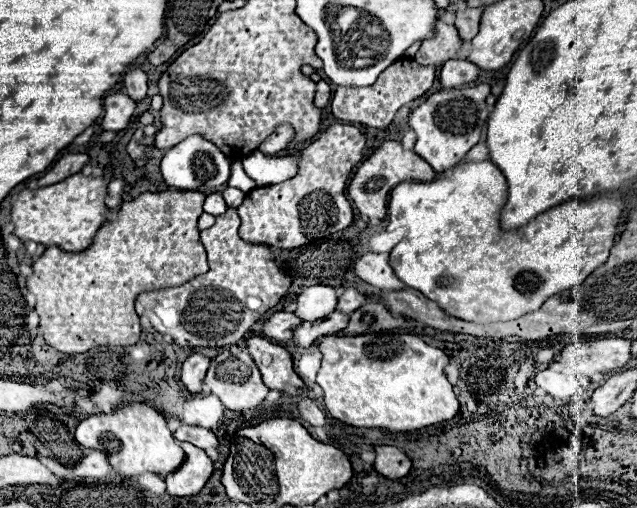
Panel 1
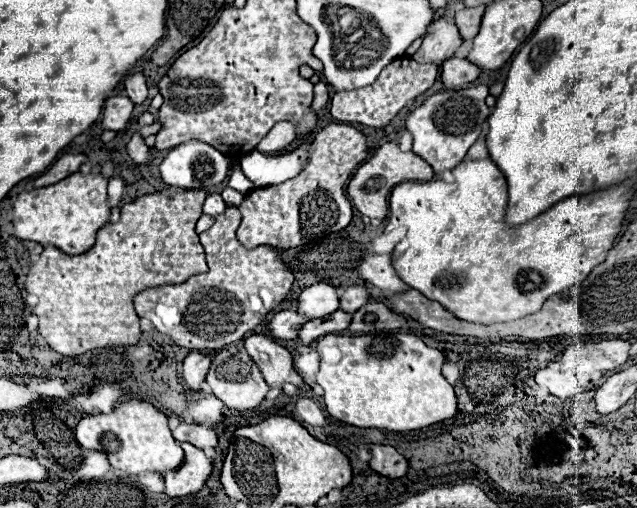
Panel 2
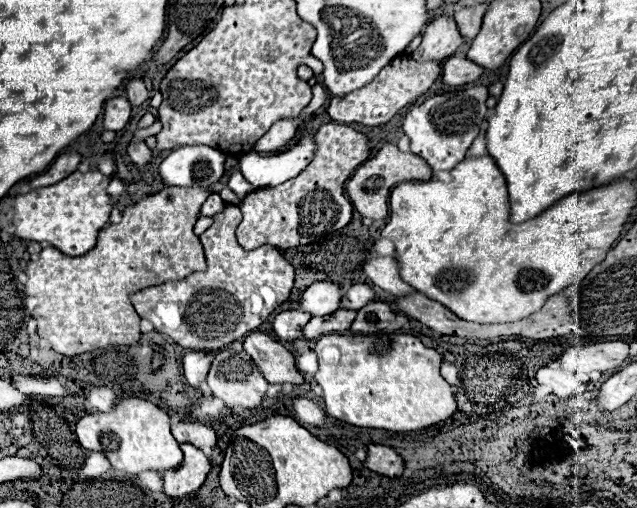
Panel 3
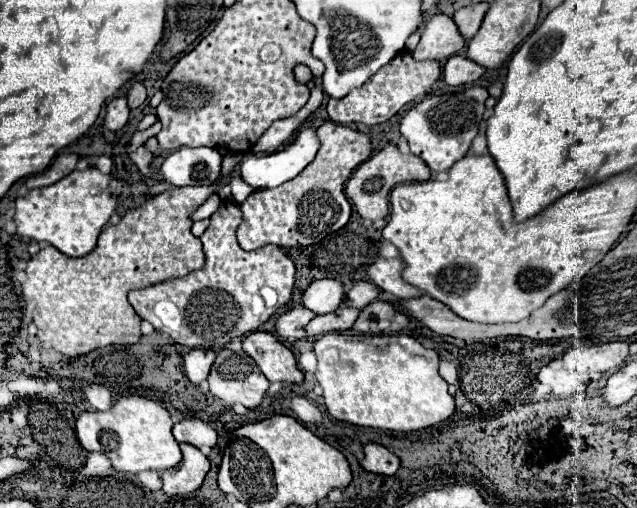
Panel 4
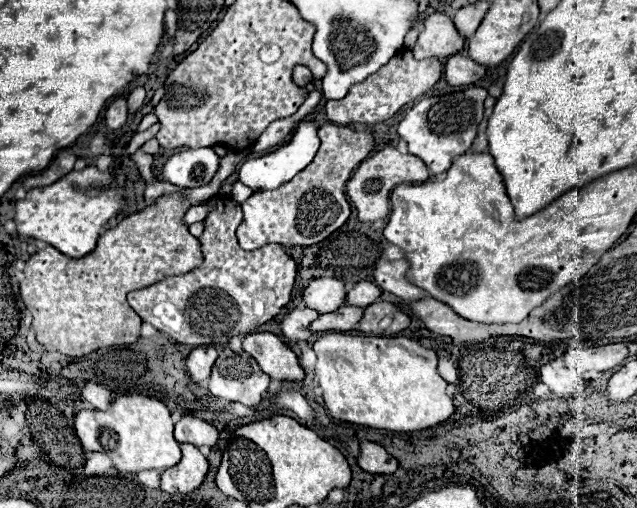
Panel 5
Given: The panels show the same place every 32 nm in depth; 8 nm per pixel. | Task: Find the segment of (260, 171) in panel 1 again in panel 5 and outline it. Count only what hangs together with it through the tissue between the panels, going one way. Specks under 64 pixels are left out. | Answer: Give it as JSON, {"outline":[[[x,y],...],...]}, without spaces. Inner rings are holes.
{"outline":[[[312,121],[300,122],[298,128],[292,134],[292,140],[286,146],[274,150],[272,154],[266,154],[264,158],[250,158],[250,160],[246,160],[240,166],[240,170],[238,170],[238,180],[244,182],[246,186],[250,186],[254,192],[274,190],[274,188],[282,186],[284,182],[292,180],[300,170],[304,170],[304,166],[308,166],[308,162],[312,162],[312,158],[318,152],[320,140],[316,136],[316,130],[318,128],[316,128],[315,123],[312,123]]]}

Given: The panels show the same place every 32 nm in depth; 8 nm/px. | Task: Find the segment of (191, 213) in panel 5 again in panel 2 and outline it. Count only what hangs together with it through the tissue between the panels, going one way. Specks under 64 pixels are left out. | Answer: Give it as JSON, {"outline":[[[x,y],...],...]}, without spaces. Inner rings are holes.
{"outline":[[[213,193],[208,195],[206,198],[202,211],[204,214],[211,216],[216,216],[223,213],[227,208],[227,204],[222,199],[221,195],[218,193]]]}

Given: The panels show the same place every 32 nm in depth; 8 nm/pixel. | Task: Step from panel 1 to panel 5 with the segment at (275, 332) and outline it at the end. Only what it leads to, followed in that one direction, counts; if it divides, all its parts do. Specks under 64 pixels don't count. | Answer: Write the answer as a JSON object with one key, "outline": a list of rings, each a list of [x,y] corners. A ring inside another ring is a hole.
{"outline":[[[294,308],[280,320],[280,332],[288,342],[298,342],[298,340],[308,340],[310,330],[308,324],[314,322],[320,314],[310,310],[310,308]]]}

